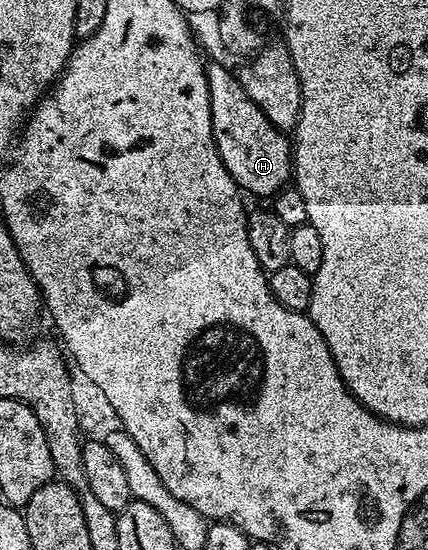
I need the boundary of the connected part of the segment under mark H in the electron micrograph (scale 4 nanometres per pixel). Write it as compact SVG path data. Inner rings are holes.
M211 63L207 69L214 142L226 170L245 193L253 192L265 198L275 196L294 176L293 141L273 126L254 102L250 102L235 71Z

